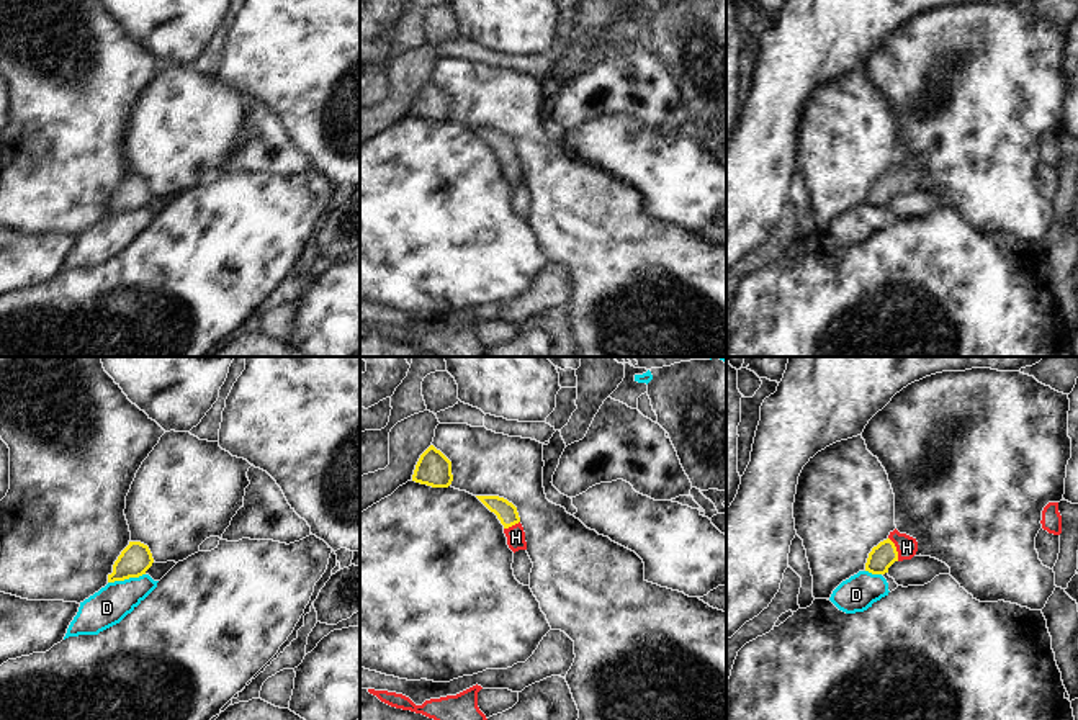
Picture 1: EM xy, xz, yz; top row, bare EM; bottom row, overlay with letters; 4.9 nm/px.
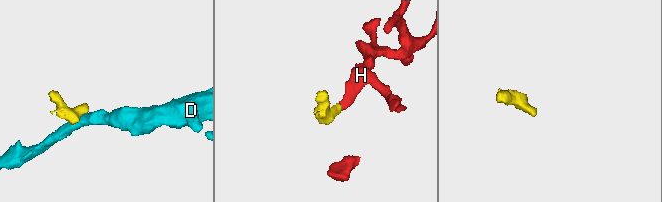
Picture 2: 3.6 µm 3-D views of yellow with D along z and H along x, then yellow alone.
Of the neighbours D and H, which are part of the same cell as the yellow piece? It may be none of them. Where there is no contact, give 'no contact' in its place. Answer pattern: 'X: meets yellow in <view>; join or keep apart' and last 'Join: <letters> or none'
D: meets yellow in xy; keep apart
H: meets yellow in yz; join
Join: H

